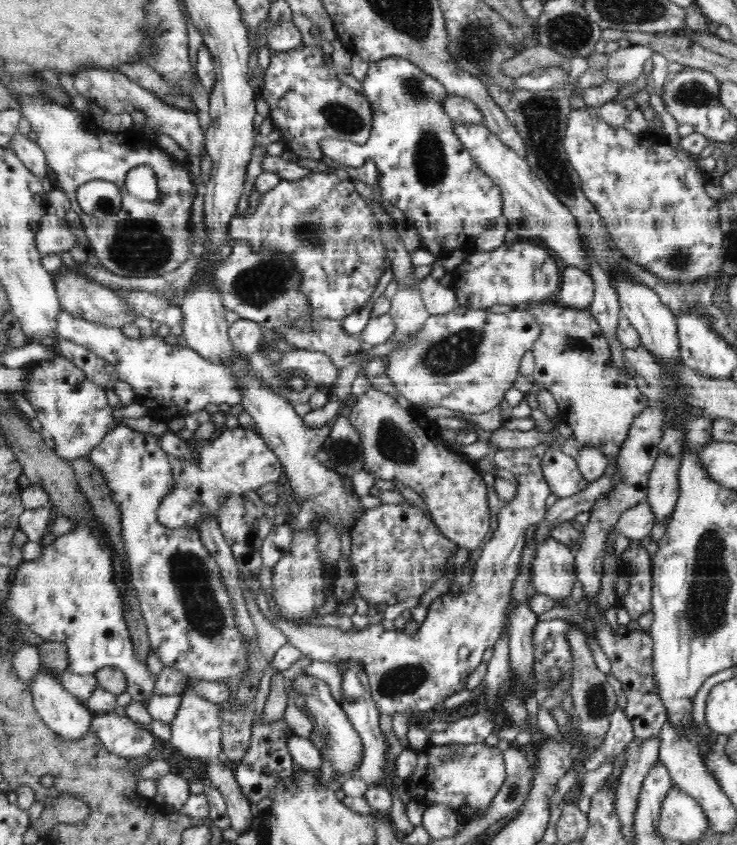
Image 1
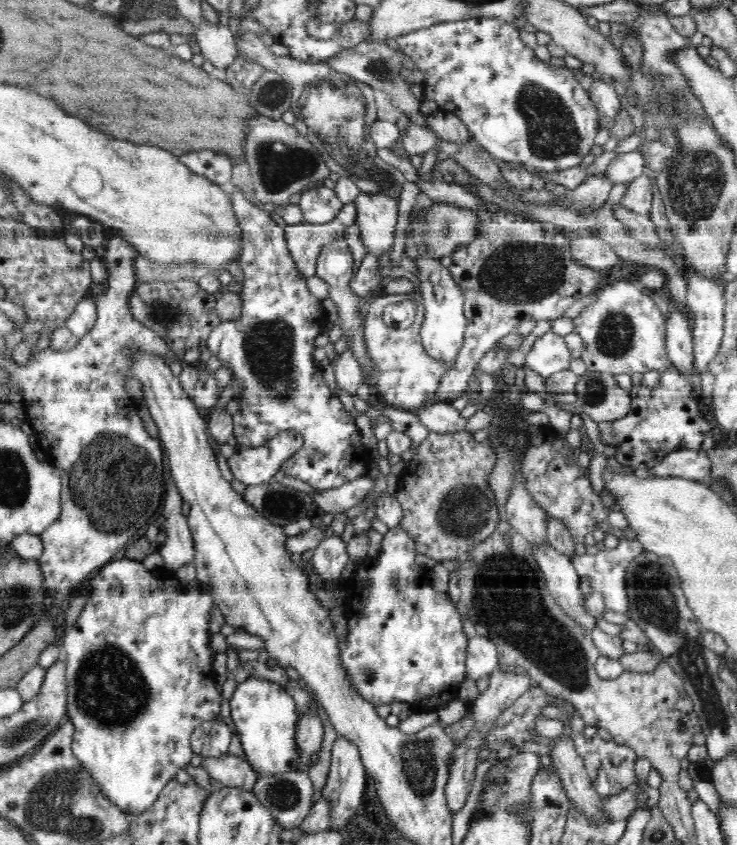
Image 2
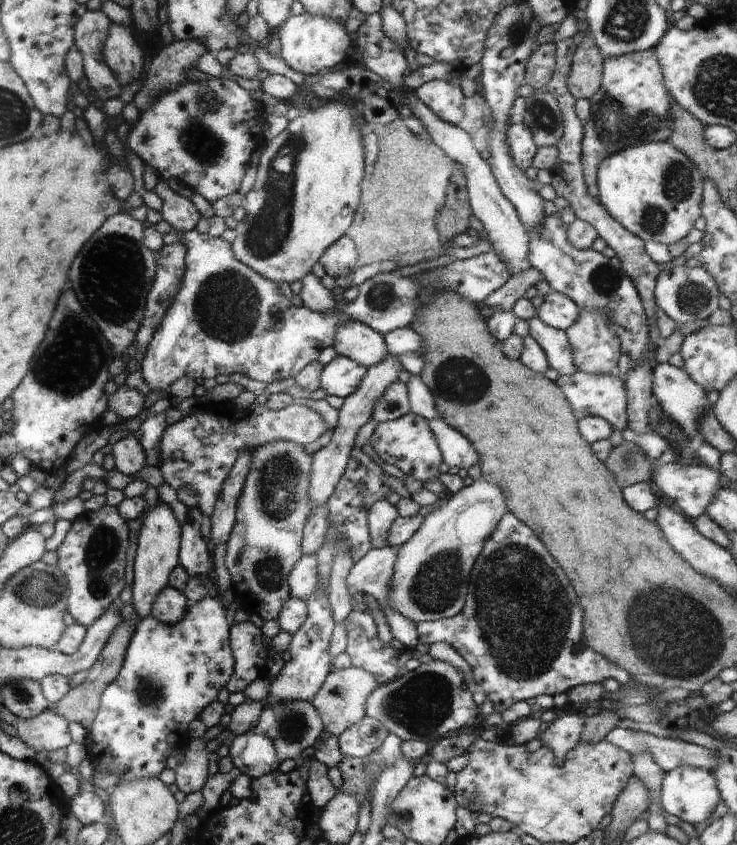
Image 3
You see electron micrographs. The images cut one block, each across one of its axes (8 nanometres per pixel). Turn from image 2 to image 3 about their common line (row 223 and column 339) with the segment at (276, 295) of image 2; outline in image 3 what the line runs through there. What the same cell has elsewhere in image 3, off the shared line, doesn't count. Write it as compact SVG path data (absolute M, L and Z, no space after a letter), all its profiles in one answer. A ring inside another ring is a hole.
M343 235L320 256L319 263L326 269L326 276L334 279L342 275L351 275L356 269L356 258L358 254L354 242Z

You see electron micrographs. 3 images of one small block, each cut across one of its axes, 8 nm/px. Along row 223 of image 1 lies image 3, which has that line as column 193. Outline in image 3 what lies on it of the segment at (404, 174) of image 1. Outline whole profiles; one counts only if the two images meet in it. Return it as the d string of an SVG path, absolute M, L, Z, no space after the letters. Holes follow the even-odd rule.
M255 401L250 406L246 406L243 413L232 416L226 416L218 411L208 414L208 412L196 410L195 413L191 413L179 422L172 424L164 432L160 444L161 464L159 468L164 481L174 491L177 492L182 488L192 489L198 498L197 507L203 515L210 517L222 493L224 482L228 479L230 470L241 455L252 454L259 447L275 441L293 441L305 447L318 440L328 430L334 430L334 427L329 427L322 416L314 410L300 404L291 403L282 409L270 409L266 404Z

